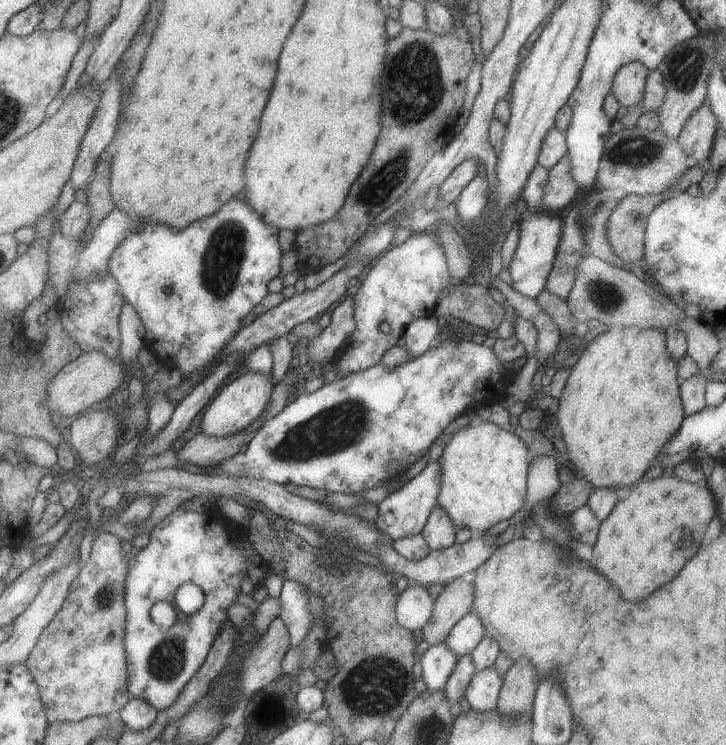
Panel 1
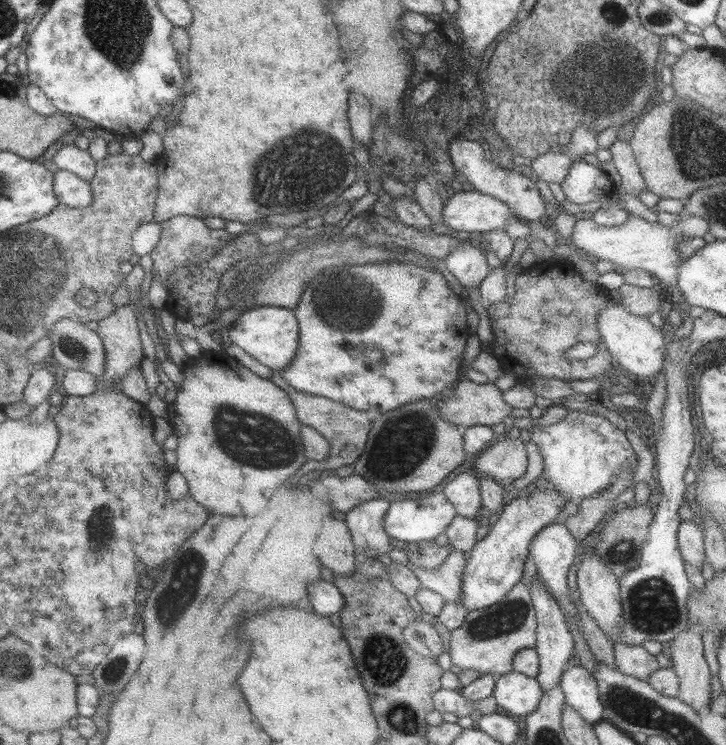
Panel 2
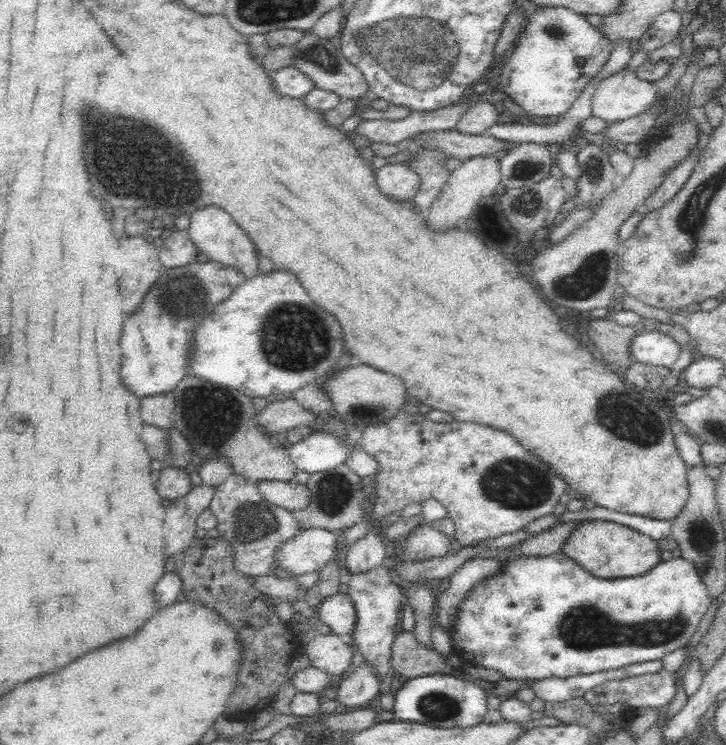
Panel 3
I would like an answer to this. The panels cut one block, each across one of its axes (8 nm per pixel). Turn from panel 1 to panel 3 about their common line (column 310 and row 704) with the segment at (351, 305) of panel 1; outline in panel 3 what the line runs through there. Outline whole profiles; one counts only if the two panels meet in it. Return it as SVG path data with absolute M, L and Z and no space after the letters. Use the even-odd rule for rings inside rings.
M364 662L350 675L337 684L337 699L340 706L363 707L366 702L373 702L378 696L380 680L370 663Z

